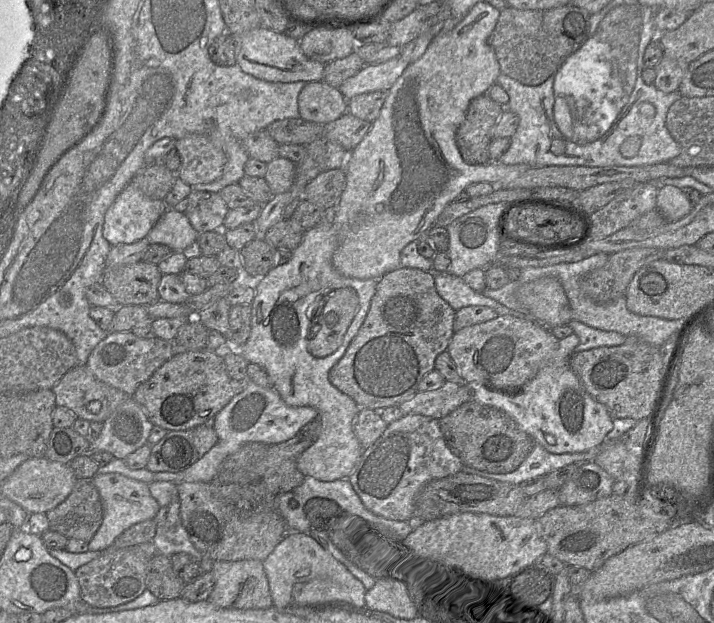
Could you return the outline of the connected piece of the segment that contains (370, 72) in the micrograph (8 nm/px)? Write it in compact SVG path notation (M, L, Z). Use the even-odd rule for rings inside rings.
M400 56L383 63L365 64L356 75L346 79L339 90L347 100L363 93L389 91L409 64Z

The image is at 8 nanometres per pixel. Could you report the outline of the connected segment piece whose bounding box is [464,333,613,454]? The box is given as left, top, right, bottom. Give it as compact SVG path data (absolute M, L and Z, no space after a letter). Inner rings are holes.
M574 333L559 339L557 348L535 377L516 392L503 392L477 382L464 382L469 399L508 414L536 444L548 452L577 453L601 445L613 428L613 418L605 405L590 396L570 368L569 361L578 344L579 337Z

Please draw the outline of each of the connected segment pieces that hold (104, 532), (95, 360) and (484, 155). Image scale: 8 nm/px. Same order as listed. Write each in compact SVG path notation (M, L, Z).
M118 473L96 474L93 477L93 482L102 503L103 516L99 529L88 542L90 551L105 550L127 528L139 522L153 519L160 509L160 505L152 497L147 483L130 479Z
M110 331L107 333L107 336L91 351L85 366L99 381L104 382L129 396L133 396L138 385L147 381L160 366L162 366L173 356L172 341L167 341L156 337L152 339L143 339L135 336L131 331Z
M486 94L471 100L464 120L456 133L456 143L463 160L470 165L487 164L489 144L493 128L499 121L505 106Z

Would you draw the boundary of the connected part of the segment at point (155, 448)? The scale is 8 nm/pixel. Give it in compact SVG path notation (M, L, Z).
M194 430L167 431L166 435L159 442L151 446L151 452L145 468L152 473L177 473L184 471L199 458L194 445Z

